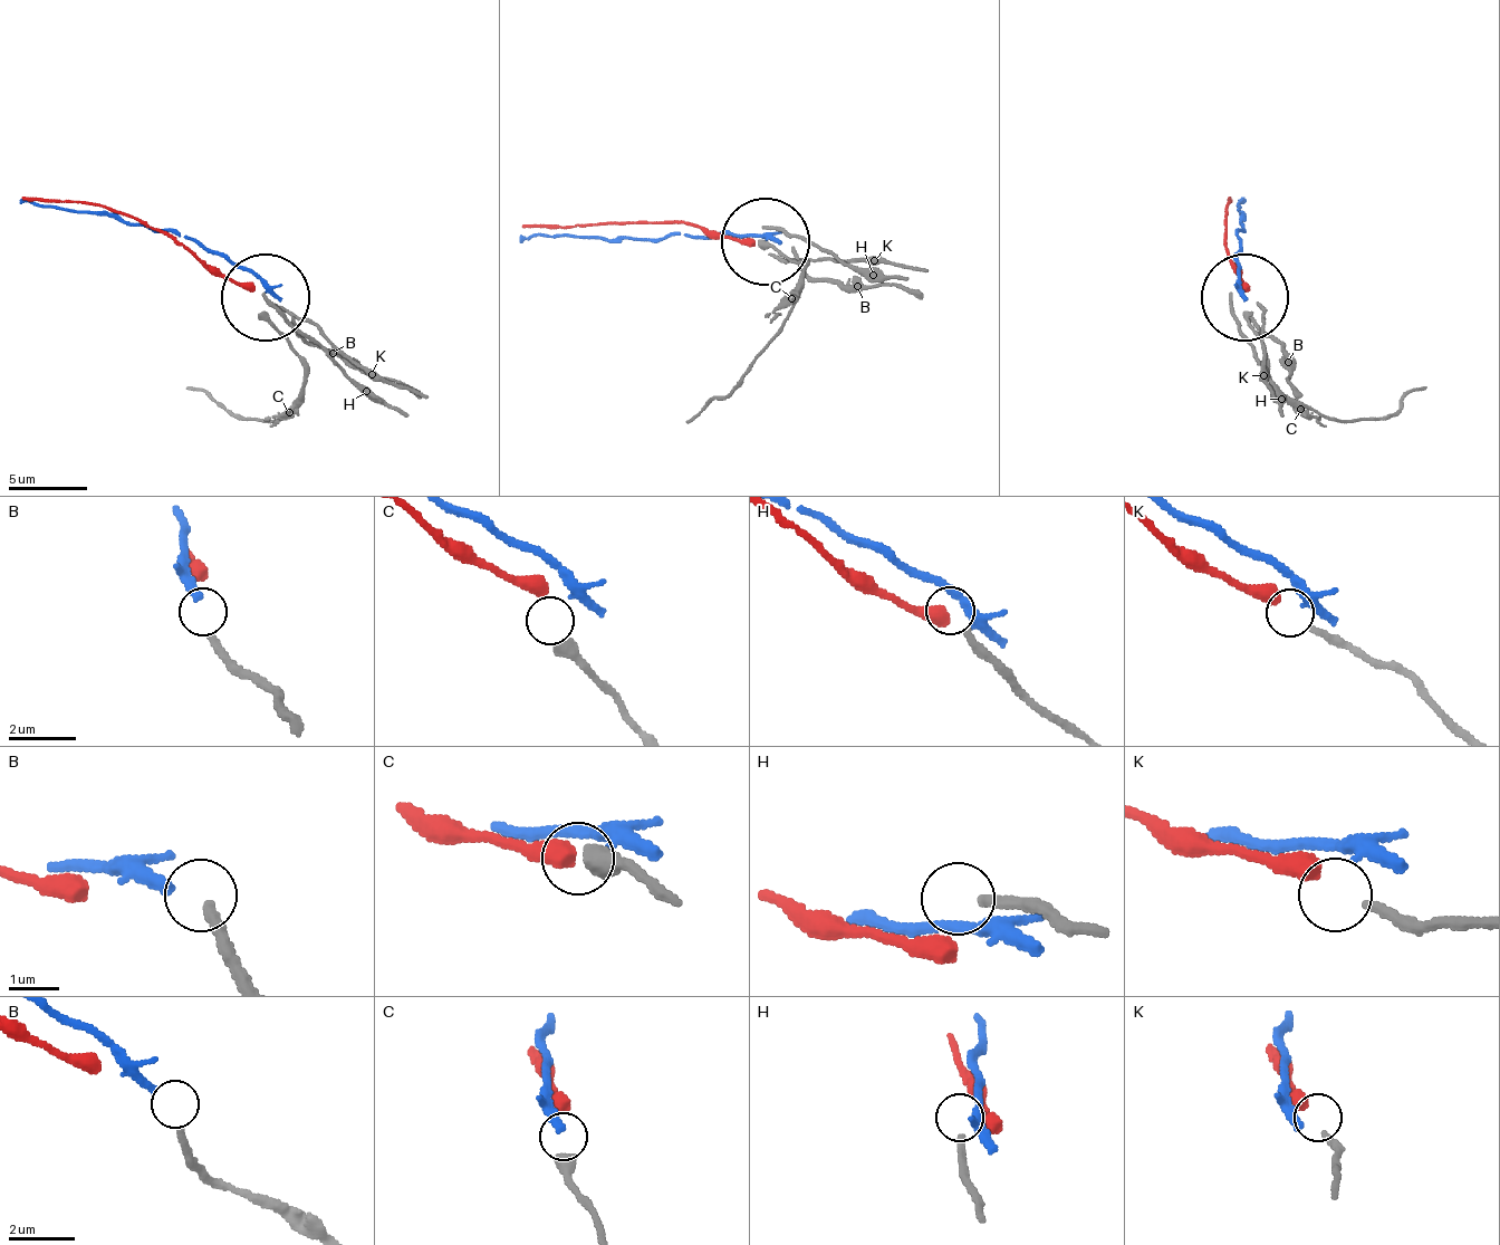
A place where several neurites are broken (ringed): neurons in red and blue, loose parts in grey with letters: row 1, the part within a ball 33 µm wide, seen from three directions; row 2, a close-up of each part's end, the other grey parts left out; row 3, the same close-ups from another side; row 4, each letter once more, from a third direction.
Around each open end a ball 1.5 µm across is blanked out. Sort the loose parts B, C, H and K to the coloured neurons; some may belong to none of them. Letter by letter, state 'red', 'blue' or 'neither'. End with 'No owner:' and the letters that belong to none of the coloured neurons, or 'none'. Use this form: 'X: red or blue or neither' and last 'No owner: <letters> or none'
B: blue
C: neither
H: neither
K: red
No owner: C, H

